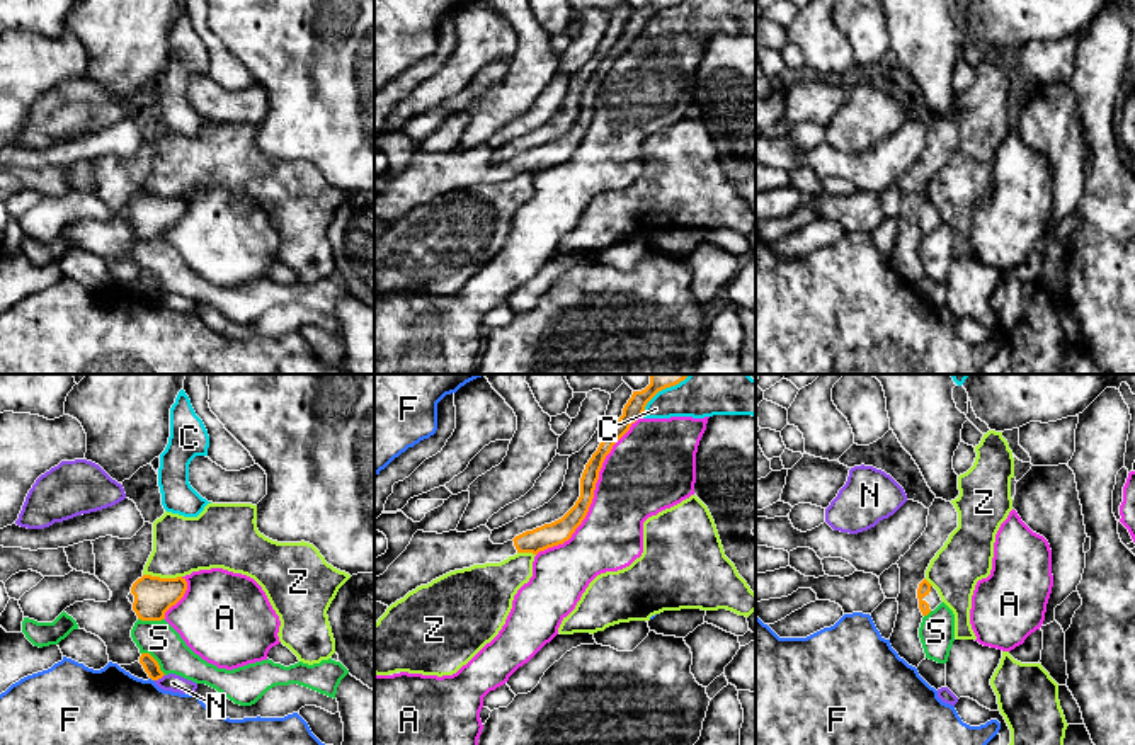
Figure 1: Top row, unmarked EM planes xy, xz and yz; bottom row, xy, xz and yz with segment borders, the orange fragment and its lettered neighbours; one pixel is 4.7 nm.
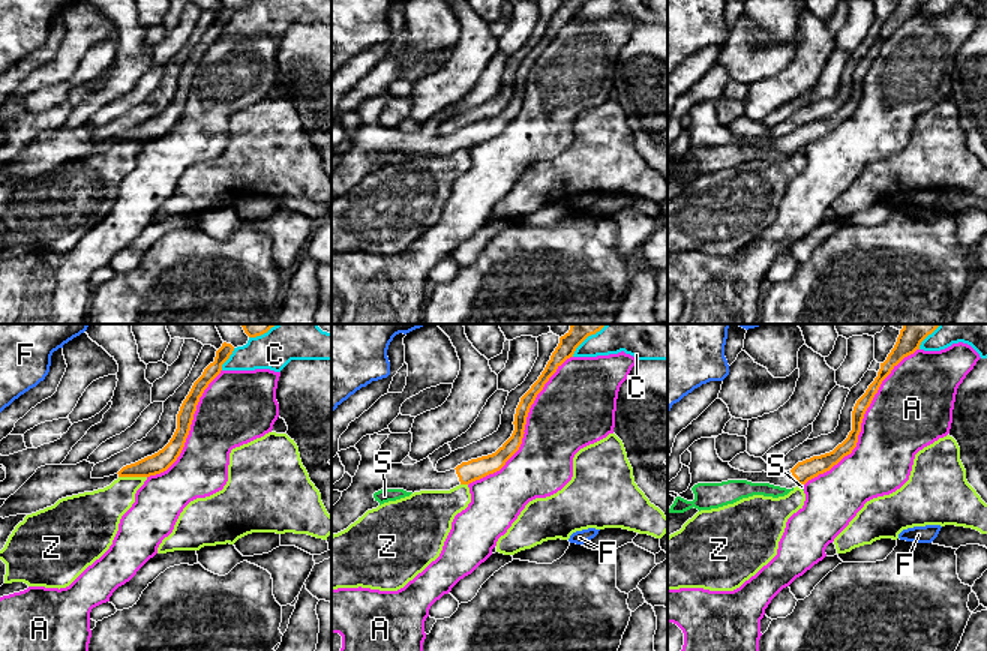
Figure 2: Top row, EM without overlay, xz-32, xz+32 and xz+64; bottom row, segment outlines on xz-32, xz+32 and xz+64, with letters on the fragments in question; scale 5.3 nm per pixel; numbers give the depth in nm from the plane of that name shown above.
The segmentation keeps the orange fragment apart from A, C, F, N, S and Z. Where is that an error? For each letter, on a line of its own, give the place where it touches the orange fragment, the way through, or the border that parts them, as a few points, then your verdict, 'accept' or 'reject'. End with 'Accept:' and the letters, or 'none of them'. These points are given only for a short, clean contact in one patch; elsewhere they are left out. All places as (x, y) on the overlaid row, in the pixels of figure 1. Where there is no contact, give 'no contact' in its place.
A: contact xz (593, 494); reject
C: contact xz (662, 388); reject
F: contact xy (152, 679); reject
N: contact xy (159, 677); reject
S: contact xy (155, 660); border xy (142, 652), (147, 652), (165, 674); reject
Z: contact xy (162, 579); border xy (143, 574), (181, 577); reject
Accept: none of them

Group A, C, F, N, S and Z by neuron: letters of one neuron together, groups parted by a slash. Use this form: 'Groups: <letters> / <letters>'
Groups: A / C / F / N / S / Z

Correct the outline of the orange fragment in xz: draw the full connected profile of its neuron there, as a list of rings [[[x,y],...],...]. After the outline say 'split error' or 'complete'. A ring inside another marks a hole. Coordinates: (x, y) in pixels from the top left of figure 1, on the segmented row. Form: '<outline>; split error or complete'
[[[650,374],[650,384],[633,391],[607,437],[592,454],[580,478],[580,497],[558,520],[526,531],[504,544],[490,541],[492,531],[480,526],[473,531],[424,532],[417,531],[407,549],[374,578],[374,600],[391,606],[420,585],[473,565],[500,563],[517,553],[538,554],[548,548],[563,544],[585,519],[594,498],[596,483],[606,456],[613,446],[643,415],[647,403],[662,390],[684,381],[689,374]]]; split error

